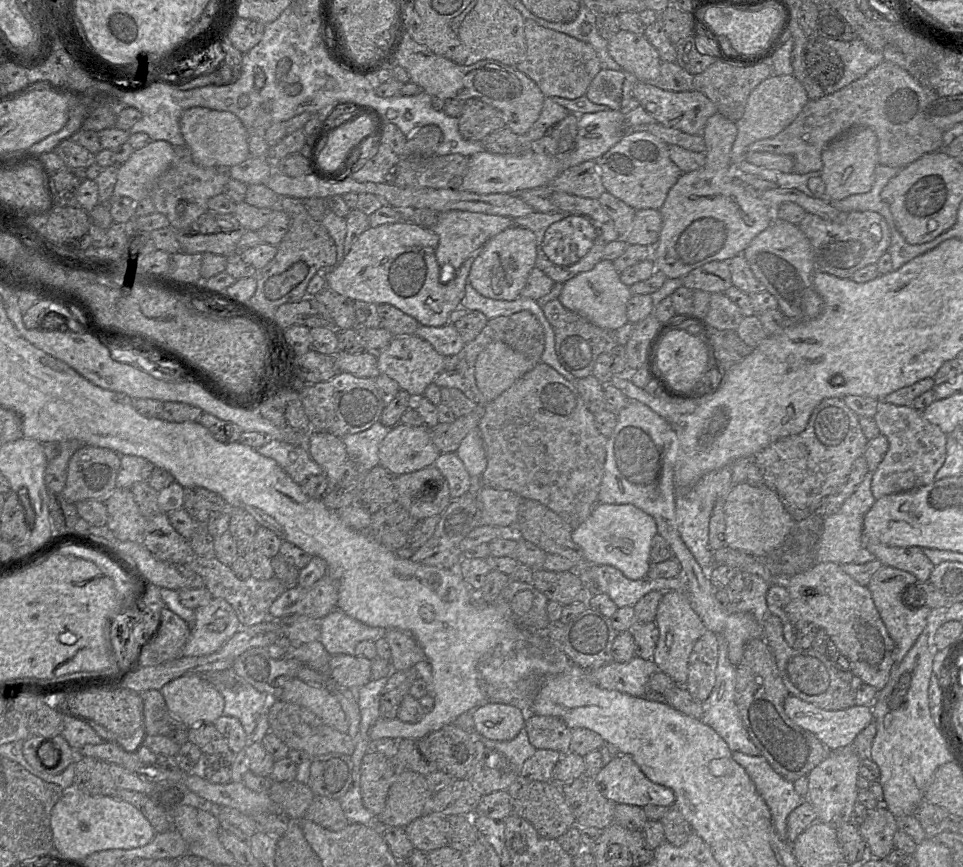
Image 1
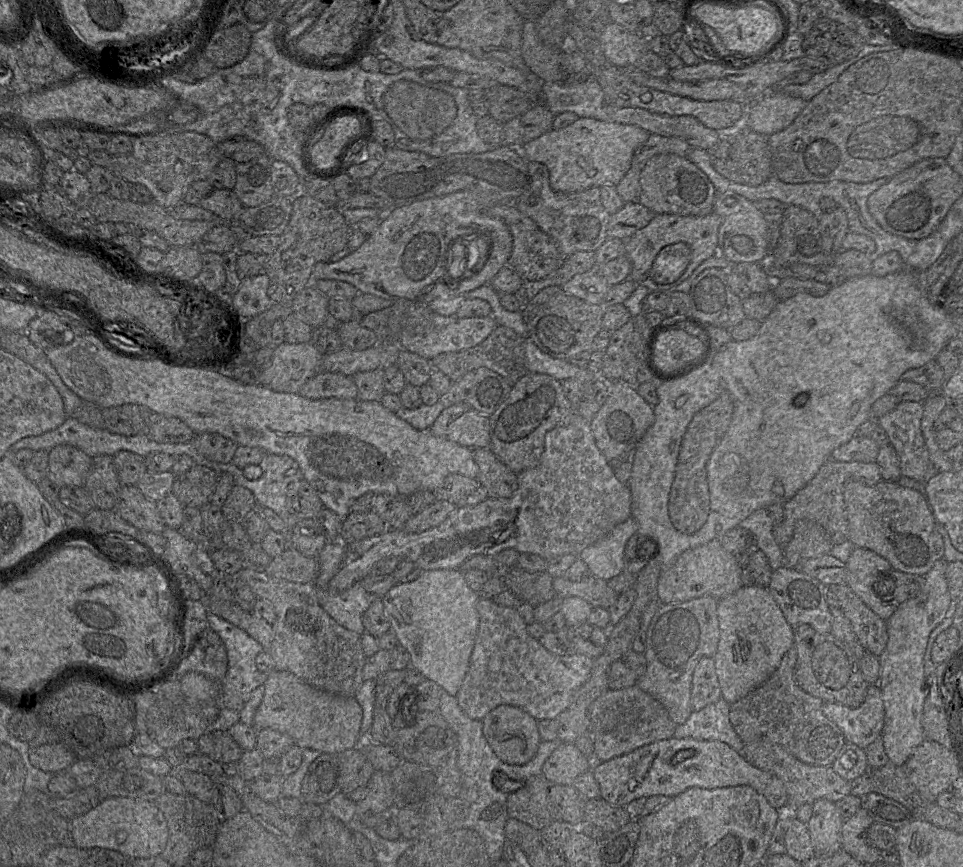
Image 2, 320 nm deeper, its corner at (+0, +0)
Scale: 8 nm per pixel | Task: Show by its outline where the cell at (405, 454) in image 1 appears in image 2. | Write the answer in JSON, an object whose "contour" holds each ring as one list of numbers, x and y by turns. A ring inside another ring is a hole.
{"contour":[[467,404,445,407,429,429,439,437,469,448,489,448,490,445,489,417]]}

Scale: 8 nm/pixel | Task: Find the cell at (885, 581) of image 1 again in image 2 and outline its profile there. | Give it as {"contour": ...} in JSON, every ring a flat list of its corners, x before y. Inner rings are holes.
{"contour":[[855,547,846,562,846,585,883,620,887,620,900,605,880,599,891,593,891,588,881,582,890,569,885,558,866,548]]}

